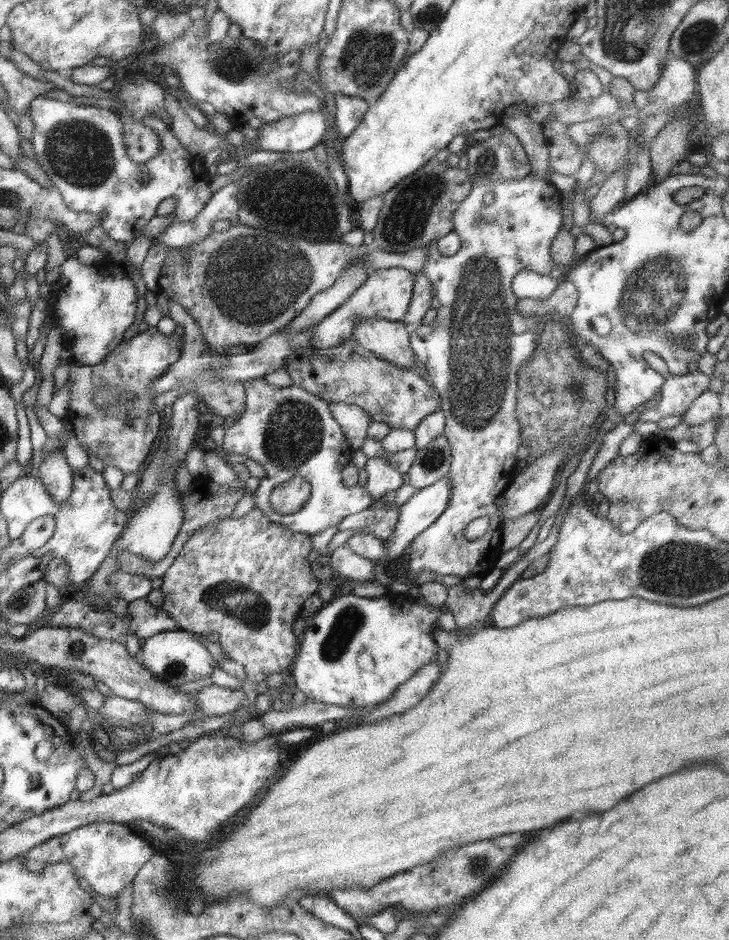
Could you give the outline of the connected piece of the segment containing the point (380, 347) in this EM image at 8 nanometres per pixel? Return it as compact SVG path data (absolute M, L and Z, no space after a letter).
M365 318L355 324L352 338L376 357L397 368L417 370L410 330L403 321Z

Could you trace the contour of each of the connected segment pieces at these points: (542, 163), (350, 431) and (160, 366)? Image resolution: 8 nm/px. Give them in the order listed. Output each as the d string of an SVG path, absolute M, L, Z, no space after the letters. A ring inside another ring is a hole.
M524 104L507 108L503 113L500 124L512 131L522 144L528 156L528 161L530 161L529 174L539 176L551 183L548 170L551 166L548 162L548 145L543 136L542 126L536 125L528 117L528 110L529 108Z
M329 403L332 416L341 426L347 443L355 450L361 449L367 438L370 418L363 408L346 403Z
M156 327L138 333L122 341L100 364L95 366L70 364L65 381L70 388L67 419L72 424L74 436L88 455L95 456L105 465L116 466L125 474L134 475L146 462L156 436L164 431L162 413L156 408L151 396L153 380L158 380L181 356L181 345L173 333L166 336ZM101 386L129 390L136 400L124 399L117 405L99 409L93 401L93 394Z

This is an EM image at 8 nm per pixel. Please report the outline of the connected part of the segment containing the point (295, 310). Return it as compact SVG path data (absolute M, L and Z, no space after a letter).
M245 225L231 226L225 232L212 232L196 244L171 248L159 276L157 291L165 294L169 302L179 304L197 322L203 341L211 352L228 357L230 346L255 346L288 326L308 306L315 294L328 290L339 279L339 274L353 262L361 260L368 275L376 273L377 270L394 267L410 269L416 274L421 272L427 252L428 245L395 253L364 243L352 248L342 241L311 241L292 235L277 236Z

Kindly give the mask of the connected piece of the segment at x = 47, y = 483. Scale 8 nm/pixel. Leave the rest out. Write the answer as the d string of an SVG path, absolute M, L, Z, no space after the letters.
M56 449L50 453L50 455L45 454L43 461L39 464L39 471L36 473L44 485L45 491L58 503L64 502L72 492L73 487L73 473L70 465L66 461L65 455Z

